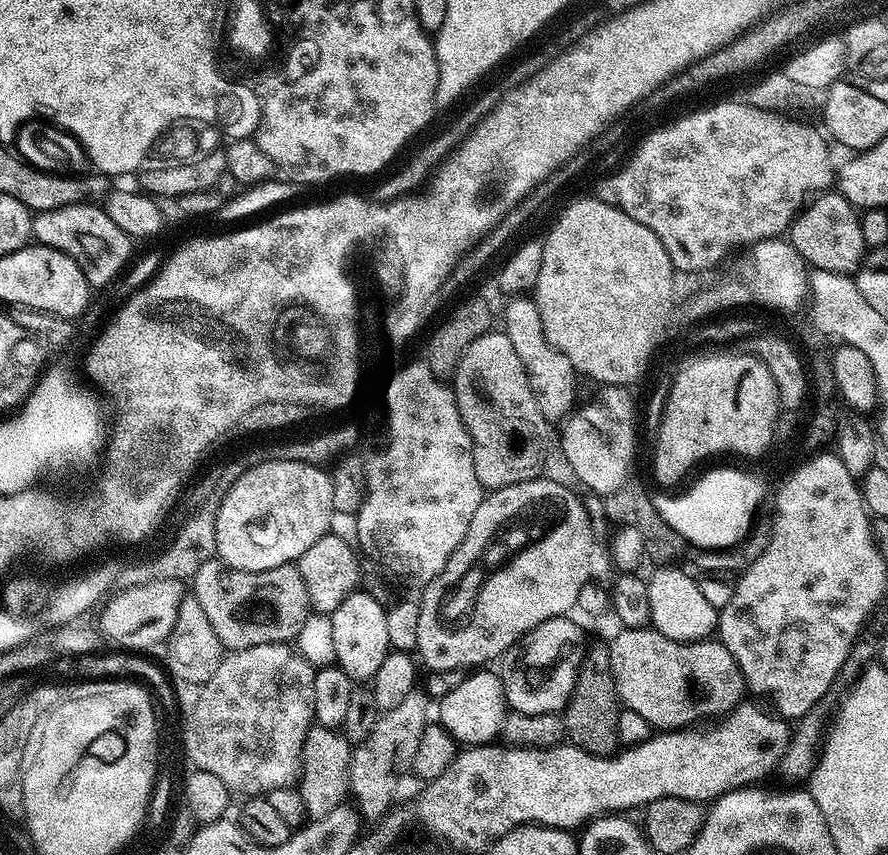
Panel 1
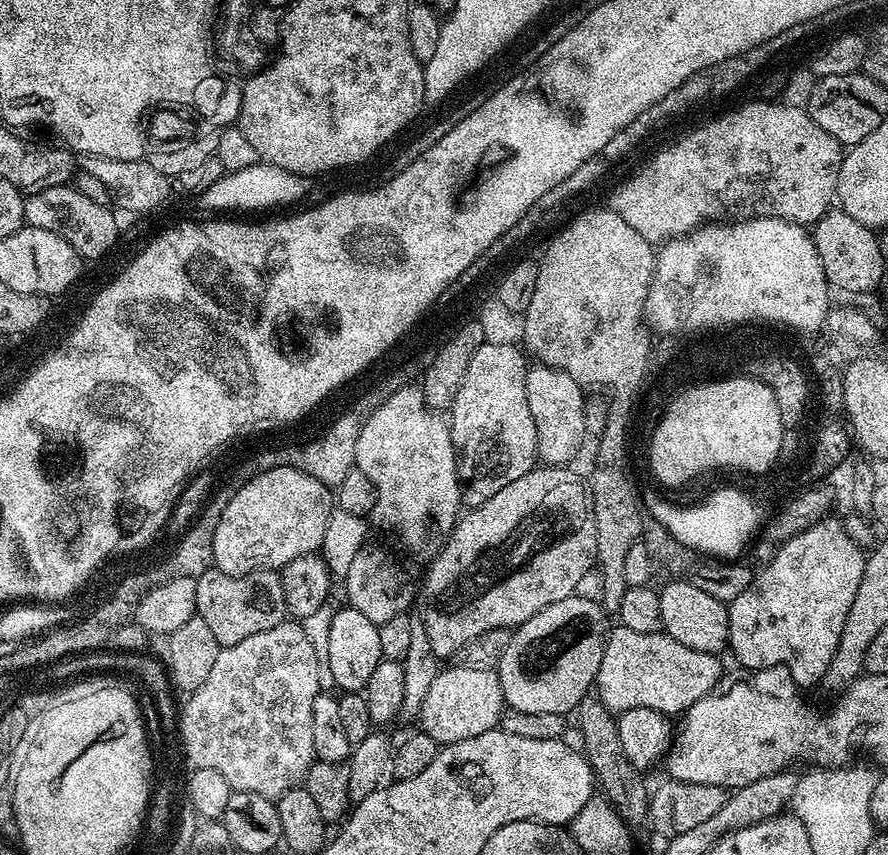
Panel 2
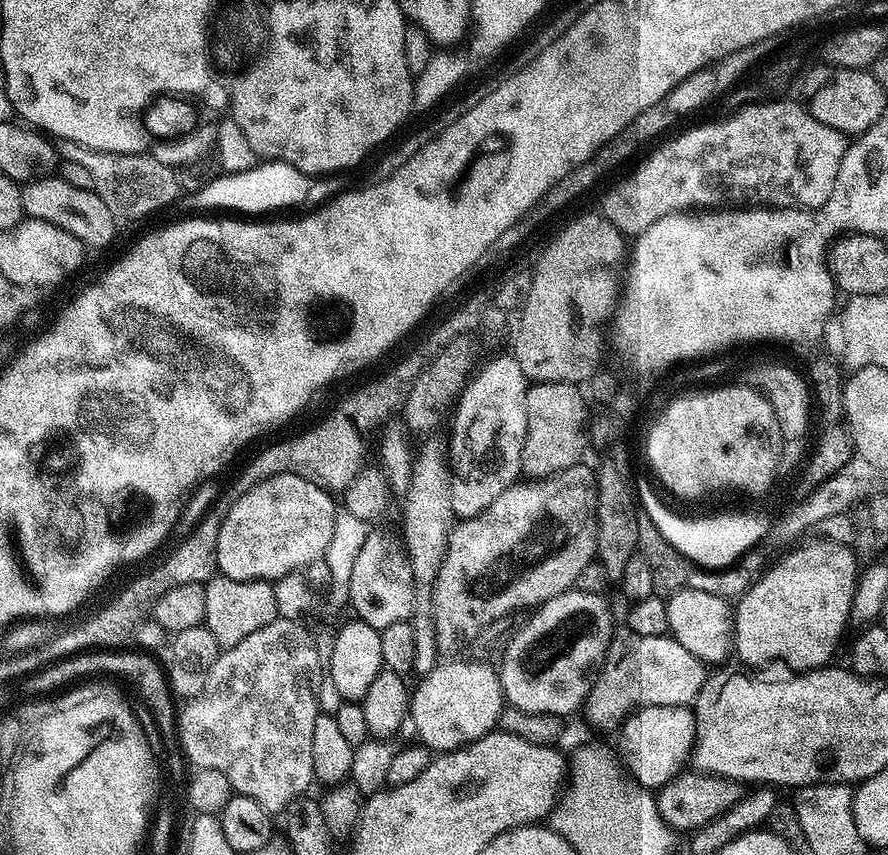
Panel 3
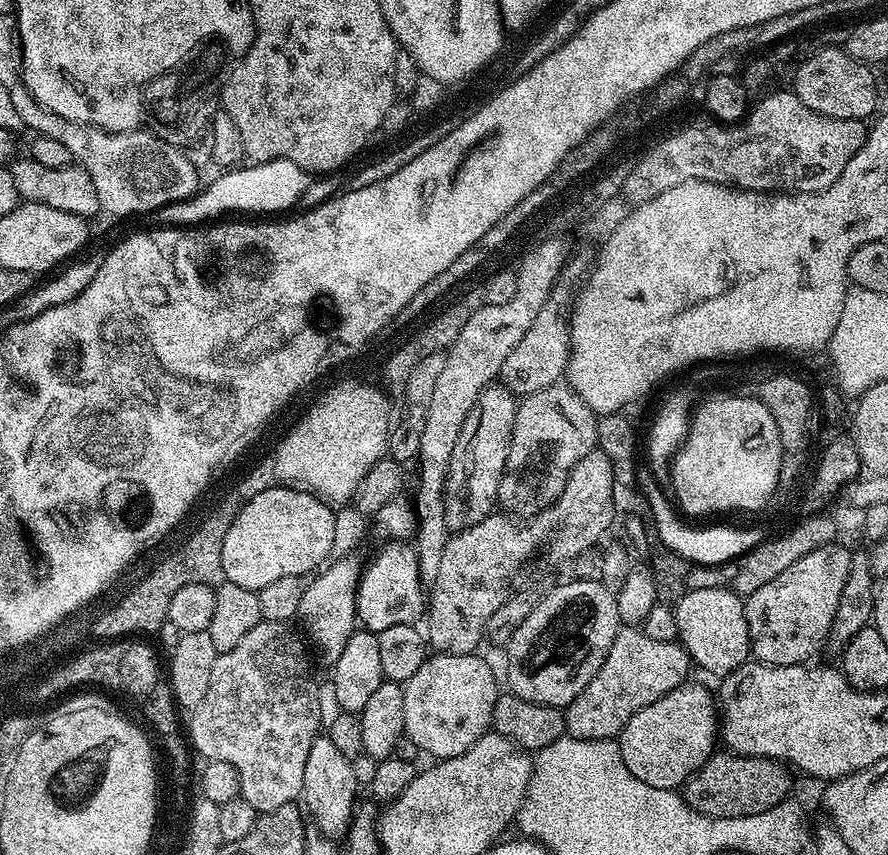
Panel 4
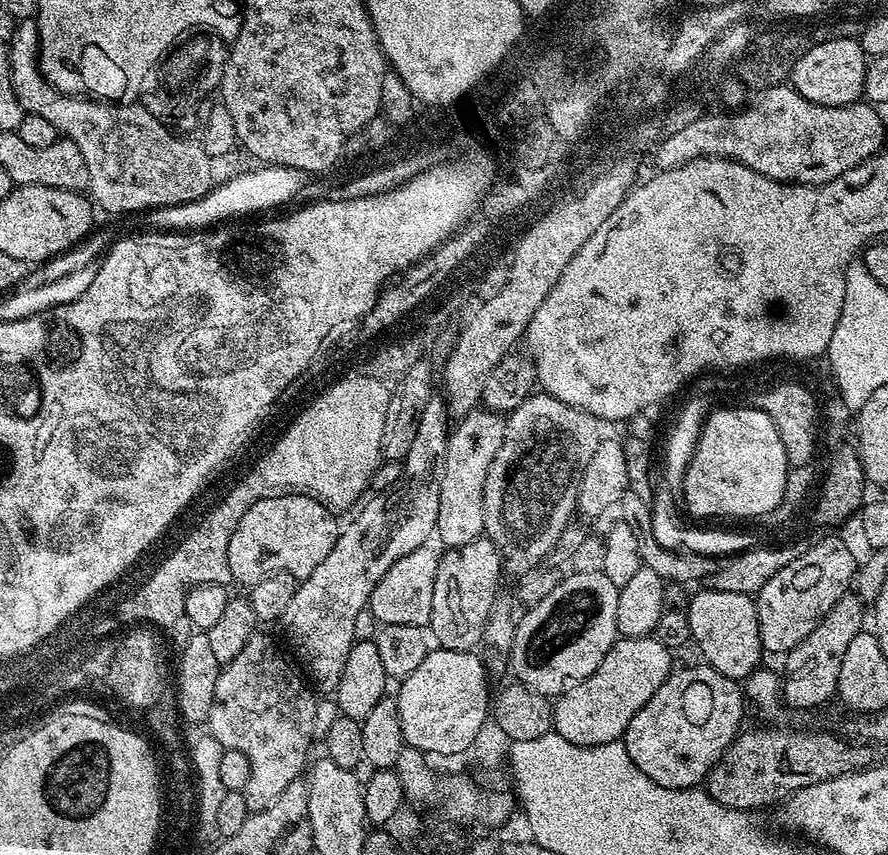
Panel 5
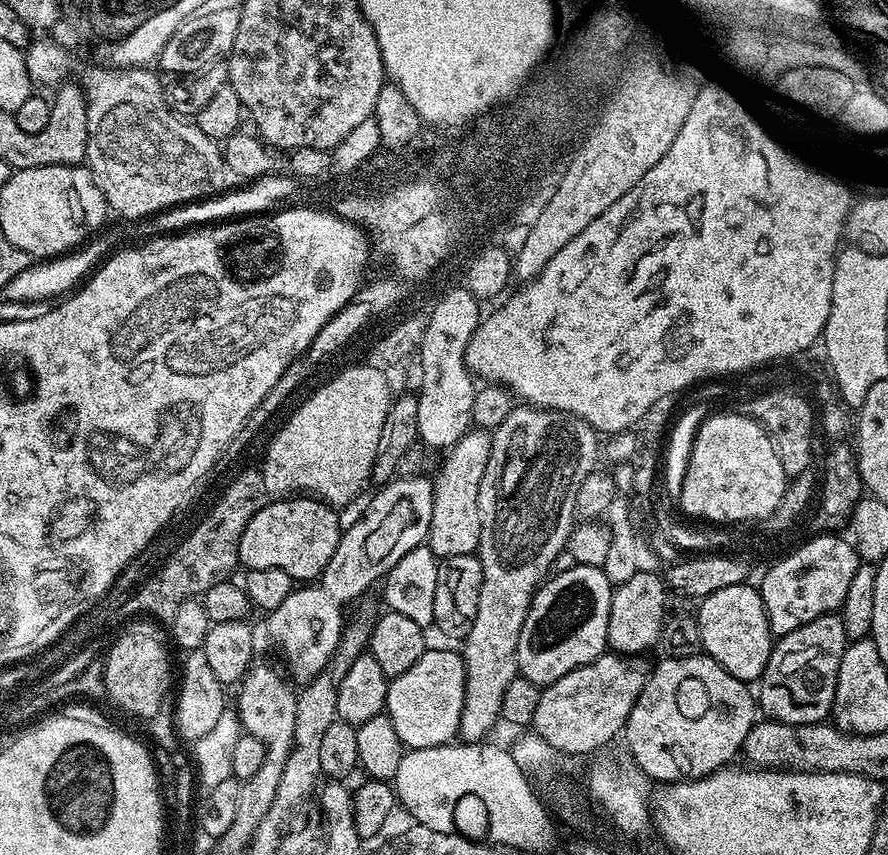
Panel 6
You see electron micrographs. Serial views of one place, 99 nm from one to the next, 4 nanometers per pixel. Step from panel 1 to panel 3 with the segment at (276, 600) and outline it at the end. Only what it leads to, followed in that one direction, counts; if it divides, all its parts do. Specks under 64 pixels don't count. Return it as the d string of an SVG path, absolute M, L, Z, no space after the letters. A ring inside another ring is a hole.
M219 574L204 584L206 594L206 614L204 627L214 634L214 642L223 650L238 646L242 638L250 638L254 630L262 630L262 626L270 626L277 620L274 606L274 590L267 580L235 580Z

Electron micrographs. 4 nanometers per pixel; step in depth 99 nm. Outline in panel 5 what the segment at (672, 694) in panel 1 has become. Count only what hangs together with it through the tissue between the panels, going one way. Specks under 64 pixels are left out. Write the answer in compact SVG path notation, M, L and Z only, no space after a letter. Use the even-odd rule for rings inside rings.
M655 635L639 636L638 638L620 638L613 644L612 649L602 658L602 666L590 674L582 682L570 686L559 696L555 697L552 705L552 727L559 736L566 738L566 742L574 742L578 746L602 746L621 739L630 726L630 718L654 698L654 690L666 682L666 678L674 671L672 664L673 653L662 642L658 642Z

